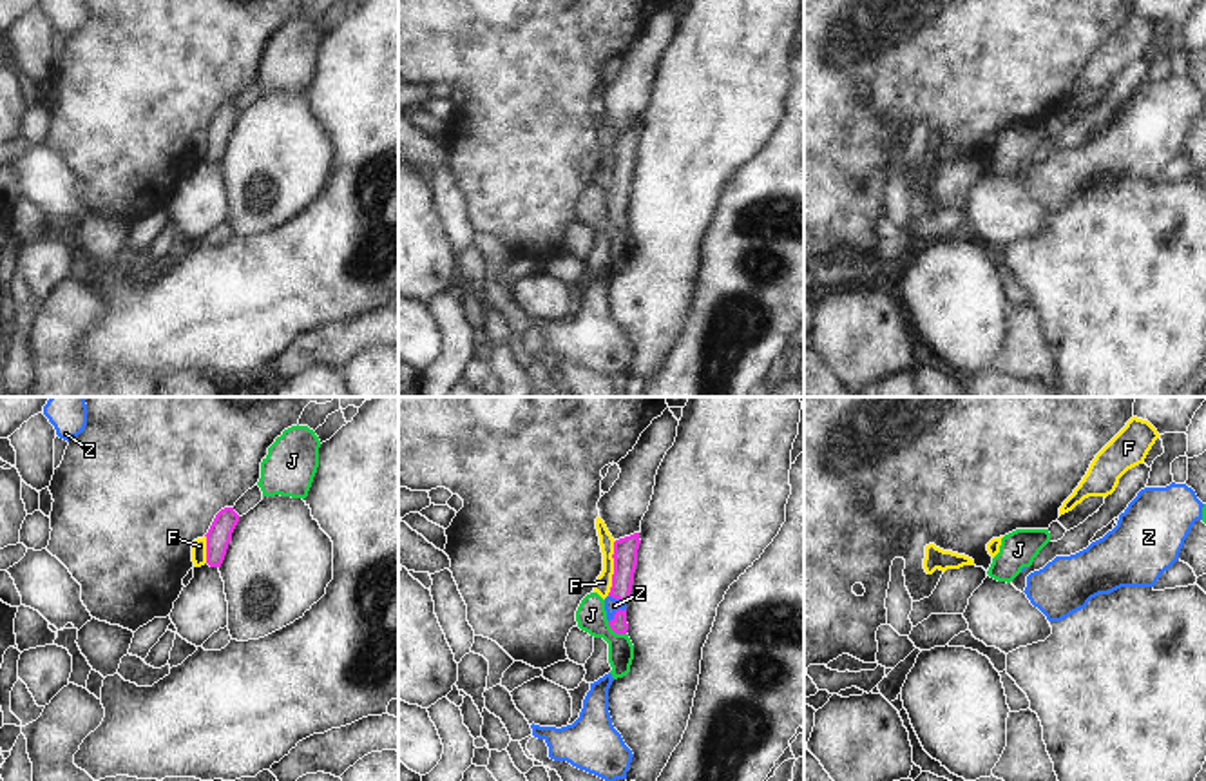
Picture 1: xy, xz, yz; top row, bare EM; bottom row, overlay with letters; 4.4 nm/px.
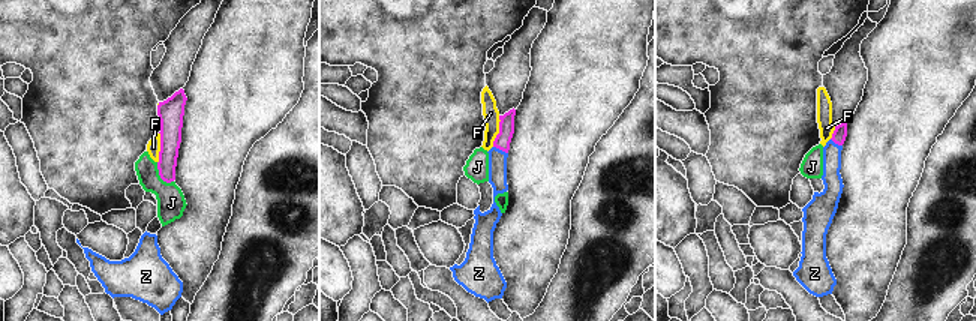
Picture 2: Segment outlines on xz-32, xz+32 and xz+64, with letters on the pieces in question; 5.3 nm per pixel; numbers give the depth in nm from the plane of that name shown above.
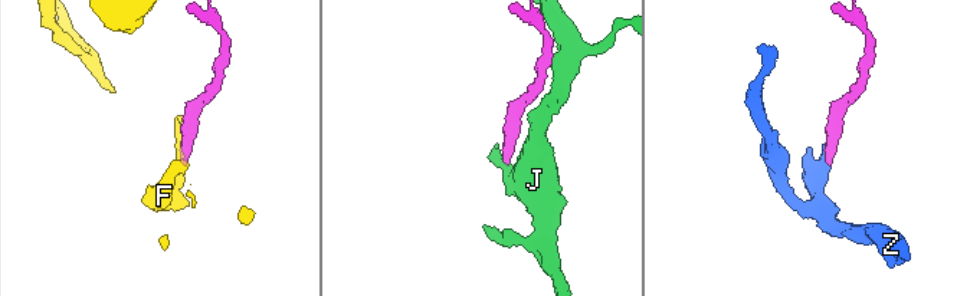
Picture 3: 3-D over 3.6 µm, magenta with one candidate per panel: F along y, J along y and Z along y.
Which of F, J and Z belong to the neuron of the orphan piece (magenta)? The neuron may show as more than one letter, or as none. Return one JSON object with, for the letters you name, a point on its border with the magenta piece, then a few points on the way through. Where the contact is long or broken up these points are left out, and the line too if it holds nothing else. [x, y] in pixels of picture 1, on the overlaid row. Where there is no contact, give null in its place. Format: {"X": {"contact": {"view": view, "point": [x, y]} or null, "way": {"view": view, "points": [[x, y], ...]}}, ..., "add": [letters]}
{"Z": {"contact": {"view": "xz", "point": [616, 613]}, "way": {"view": "xz", "points": [[620, 626], [616, 613], [611, 604]]}}, "add": ["Z"]}

